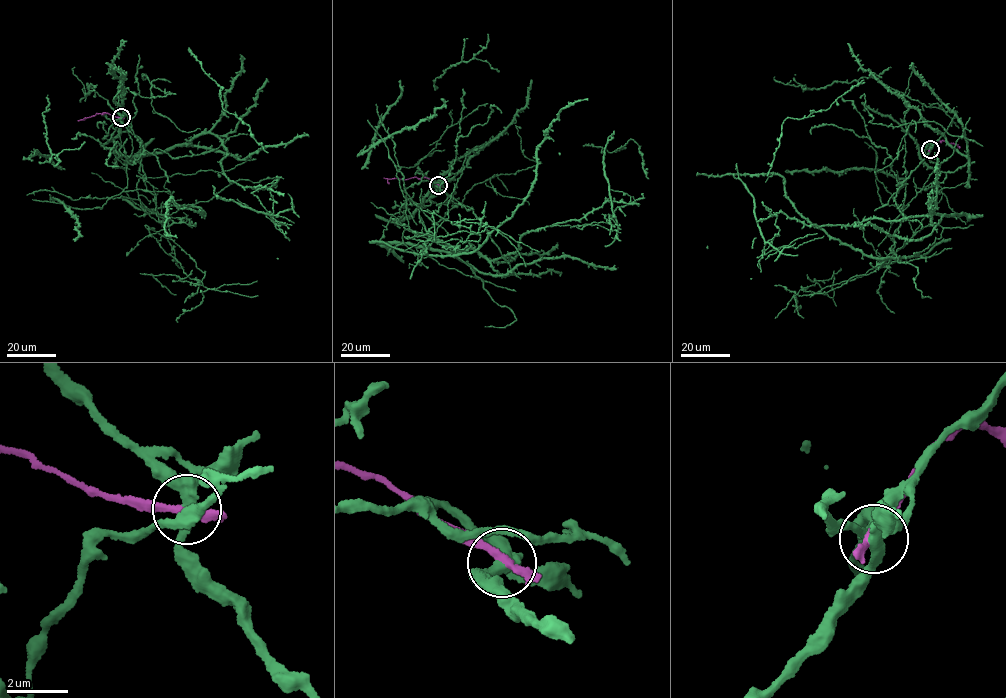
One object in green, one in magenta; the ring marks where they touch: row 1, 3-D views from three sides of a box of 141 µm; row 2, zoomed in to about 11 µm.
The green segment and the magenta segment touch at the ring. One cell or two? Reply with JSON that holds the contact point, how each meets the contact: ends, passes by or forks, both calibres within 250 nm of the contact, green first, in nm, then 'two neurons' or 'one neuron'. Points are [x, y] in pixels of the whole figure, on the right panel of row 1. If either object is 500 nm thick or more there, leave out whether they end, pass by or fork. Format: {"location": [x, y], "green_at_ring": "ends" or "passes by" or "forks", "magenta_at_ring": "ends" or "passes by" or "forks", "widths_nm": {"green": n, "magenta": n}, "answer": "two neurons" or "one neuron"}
{"location": [930, 149], "green_at_ring": "forks", "magenta_at_ring": "passes by", "widths_nm": {"green": 320, "magenta": 220}, "answer": "two neurons"}

